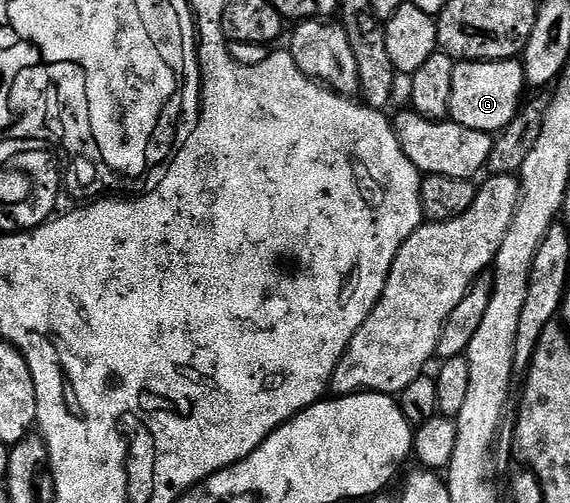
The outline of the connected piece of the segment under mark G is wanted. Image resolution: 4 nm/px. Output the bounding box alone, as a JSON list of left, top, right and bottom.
[449,58,526,135]

